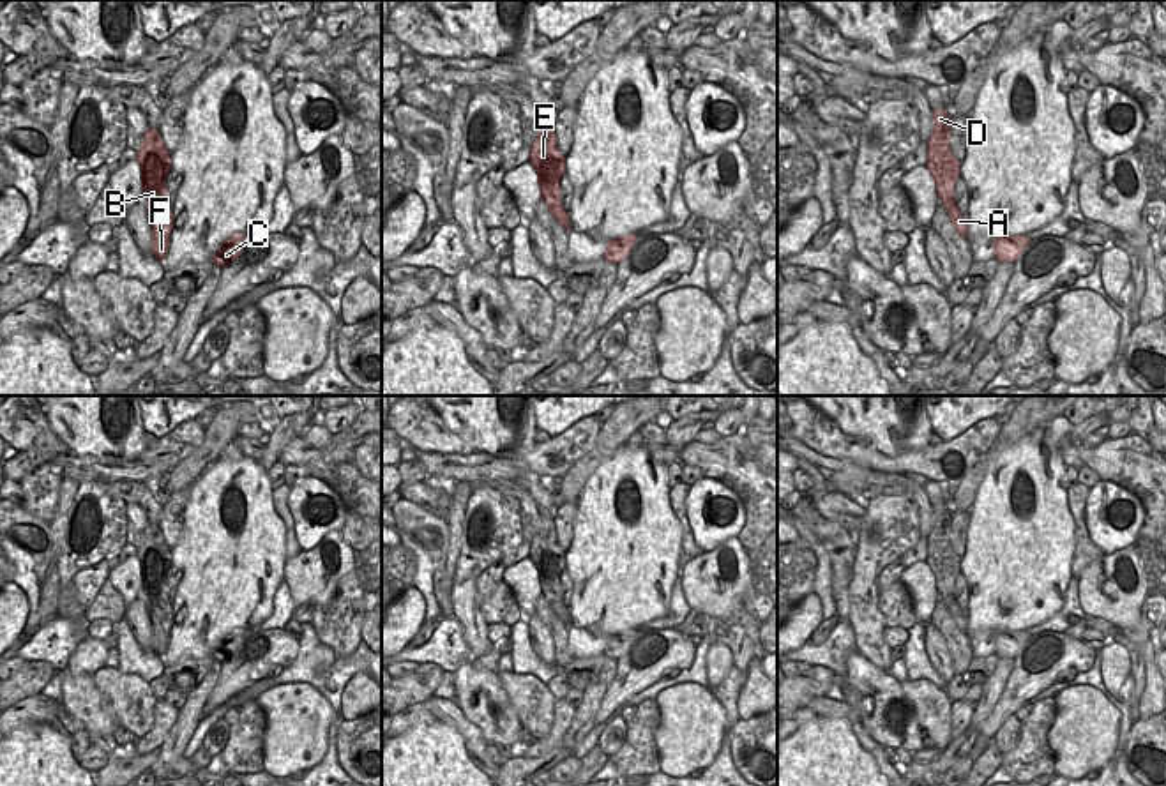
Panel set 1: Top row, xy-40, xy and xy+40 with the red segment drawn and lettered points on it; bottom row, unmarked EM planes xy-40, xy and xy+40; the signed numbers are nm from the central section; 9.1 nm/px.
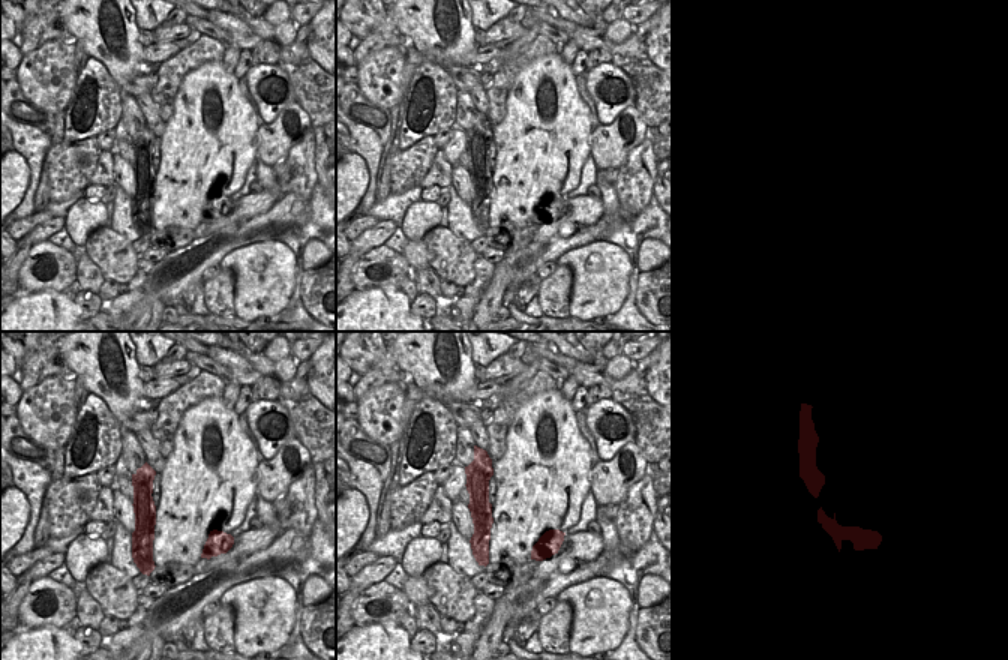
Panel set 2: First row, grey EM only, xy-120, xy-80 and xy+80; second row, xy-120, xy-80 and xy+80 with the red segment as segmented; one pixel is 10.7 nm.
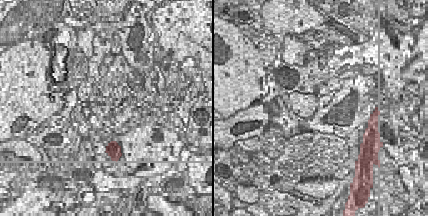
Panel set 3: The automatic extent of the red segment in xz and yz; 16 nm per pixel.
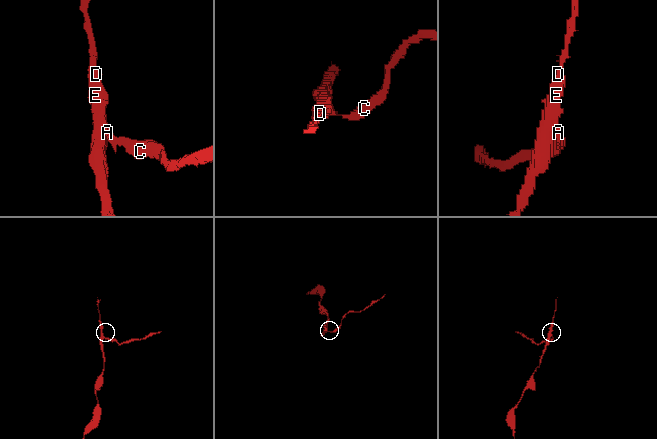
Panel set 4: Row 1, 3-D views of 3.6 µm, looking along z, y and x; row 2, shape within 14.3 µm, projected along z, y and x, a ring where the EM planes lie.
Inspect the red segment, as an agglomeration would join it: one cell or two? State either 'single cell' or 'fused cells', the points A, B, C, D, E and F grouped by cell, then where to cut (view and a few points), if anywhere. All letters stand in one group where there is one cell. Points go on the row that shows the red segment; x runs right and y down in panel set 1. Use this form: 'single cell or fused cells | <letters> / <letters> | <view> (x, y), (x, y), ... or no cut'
fused cells | A C / B D E F | xy+40 (954, 205), (947, 211)

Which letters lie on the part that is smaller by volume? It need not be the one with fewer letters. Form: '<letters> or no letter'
A, C

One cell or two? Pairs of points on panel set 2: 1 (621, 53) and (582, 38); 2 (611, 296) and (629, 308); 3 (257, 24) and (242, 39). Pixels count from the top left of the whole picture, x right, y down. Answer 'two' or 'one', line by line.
1: one
2: two
3: two

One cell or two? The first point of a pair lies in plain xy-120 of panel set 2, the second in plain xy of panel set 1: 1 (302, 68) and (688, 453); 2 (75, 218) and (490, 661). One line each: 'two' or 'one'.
1: one
2: one

